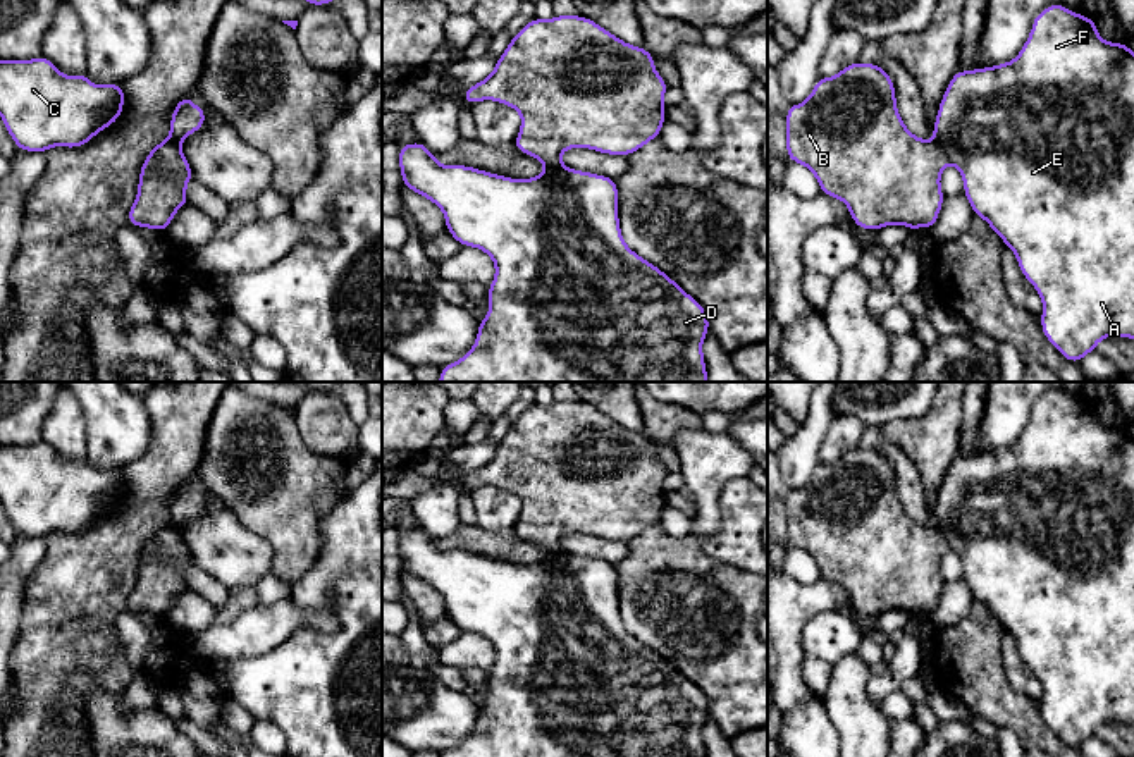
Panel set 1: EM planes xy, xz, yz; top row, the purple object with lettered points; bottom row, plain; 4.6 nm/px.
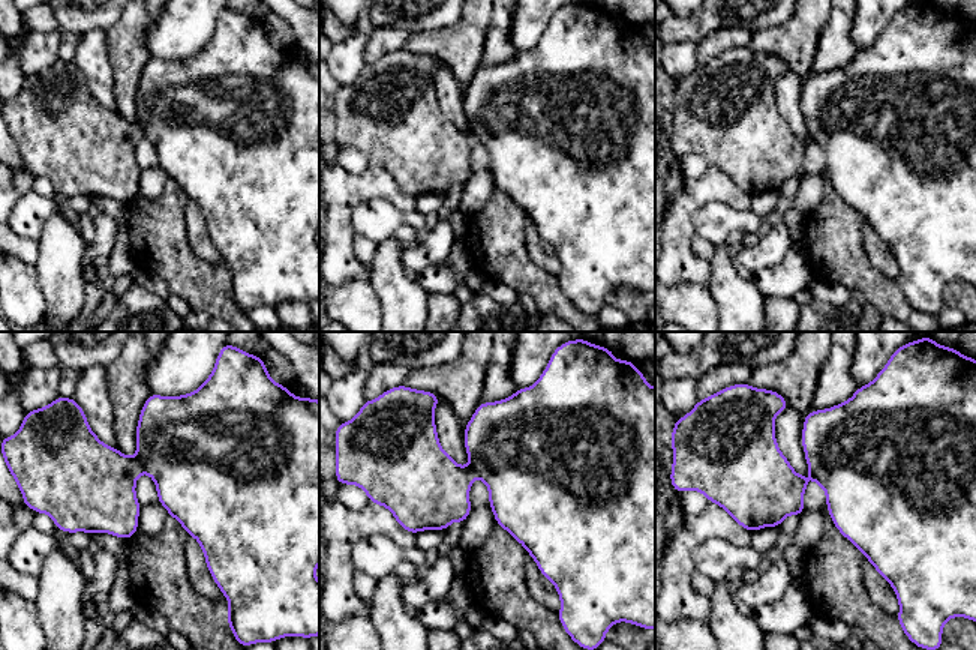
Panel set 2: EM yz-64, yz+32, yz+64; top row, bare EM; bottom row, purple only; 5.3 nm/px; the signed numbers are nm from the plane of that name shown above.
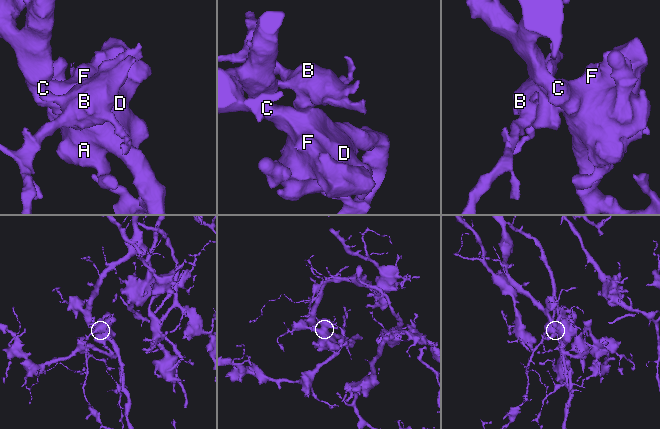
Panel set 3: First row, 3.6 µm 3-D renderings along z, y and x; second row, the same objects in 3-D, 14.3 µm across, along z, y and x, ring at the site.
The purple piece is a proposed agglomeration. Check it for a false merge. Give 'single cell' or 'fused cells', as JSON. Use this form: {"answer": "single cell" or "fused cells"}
{"answer": "fused cells"}

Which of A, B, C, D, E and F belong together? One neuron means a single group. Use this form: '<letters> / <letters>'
A C D E F / B

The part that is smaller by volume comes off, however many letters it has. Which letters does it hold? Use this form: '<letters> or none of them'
B

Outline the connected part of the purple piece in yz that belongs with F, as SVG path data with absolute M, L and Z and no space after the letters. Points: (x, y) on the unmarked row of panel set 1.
M1053 389L1034 403L1031 420L1012 447L955 458L943 478L933 516L948 549L962 561L964 580L974 600L984 604L1015 638L1022 661L1043 685L1041 714L1057 736L1065 745L1079 748L1105 723L1134 724L1134 437L1125 428L1105 427L1094 404Z

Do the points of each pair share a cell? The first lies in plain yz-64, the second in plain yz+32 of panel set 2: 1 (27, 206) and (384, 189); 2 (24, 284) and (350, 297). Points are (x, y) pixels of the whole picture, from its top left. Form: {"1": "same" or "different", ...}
{"1": "different", "2": "same"}

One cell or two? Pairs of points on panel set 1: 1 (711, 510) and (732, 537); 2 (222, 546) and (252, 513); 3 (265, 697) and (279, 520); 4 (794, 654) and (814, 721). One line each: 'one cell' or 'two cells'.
1: two cells
2: two cells
3: two cells
4: two cells

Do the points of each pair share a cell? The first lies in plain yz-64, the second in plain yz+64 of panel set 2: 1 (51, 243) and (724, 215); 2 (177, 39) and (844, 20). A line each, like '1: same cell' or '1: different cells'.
1: different cells
2: different cells

